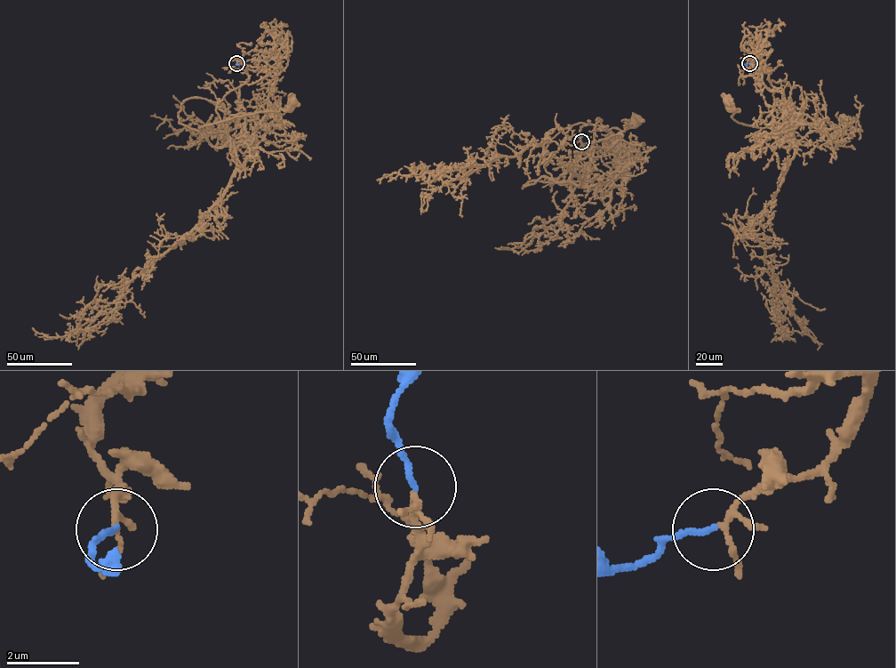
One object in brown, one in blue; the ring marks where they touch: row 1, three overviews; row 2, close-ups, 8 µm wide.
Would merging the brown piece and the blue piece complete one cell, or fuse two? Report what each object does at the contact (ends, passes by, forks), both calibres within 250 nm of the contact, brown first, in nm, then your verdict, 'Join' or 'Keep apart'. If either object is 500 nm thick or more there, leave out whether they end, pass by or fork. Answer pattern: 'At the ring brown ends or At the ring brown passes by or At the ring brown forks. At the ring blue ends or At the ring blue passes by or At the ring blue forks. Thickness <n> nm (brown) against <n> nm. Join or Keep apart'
At the ring brown forks. At the ring blue ends. Thickness 130 nm (brown) against 140 nm. Join

